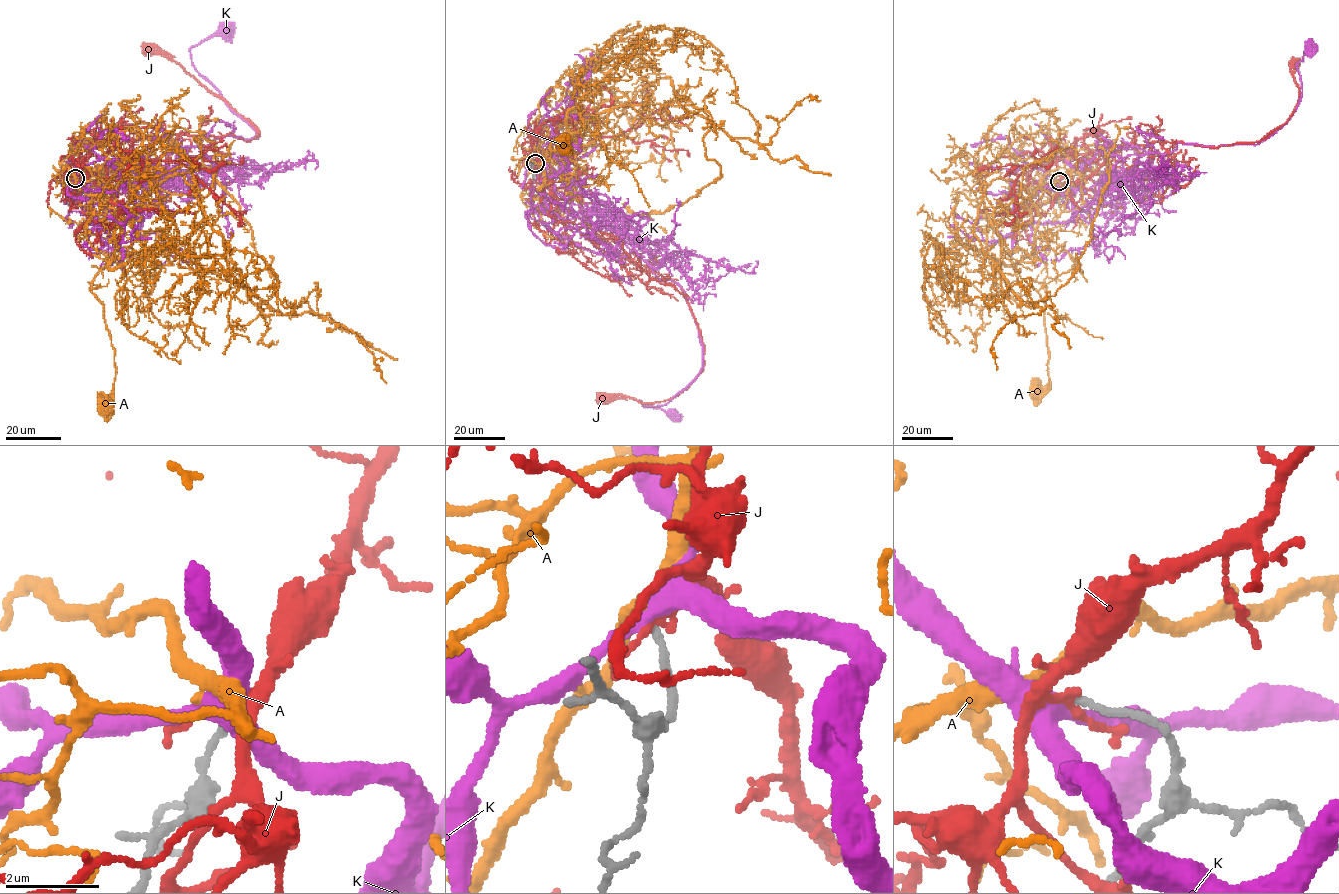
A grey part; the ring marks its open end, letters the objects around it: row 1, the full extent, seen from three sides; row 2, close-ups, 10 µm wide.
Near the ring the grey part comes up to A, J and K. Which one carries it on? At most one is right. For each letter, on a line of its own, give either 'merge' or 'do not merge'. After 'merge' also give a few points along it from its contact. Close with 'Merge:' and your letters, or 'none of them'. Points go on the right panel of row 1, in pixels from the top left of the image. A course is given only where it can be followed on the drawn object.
A: merge | via (1059, 182), (987, 231), (989, 255), (1005, 264), (1038, 257), (1047, 271), (1049, 382), (1038, 391)
J: do not merge
K: do not merge
Merge: A

